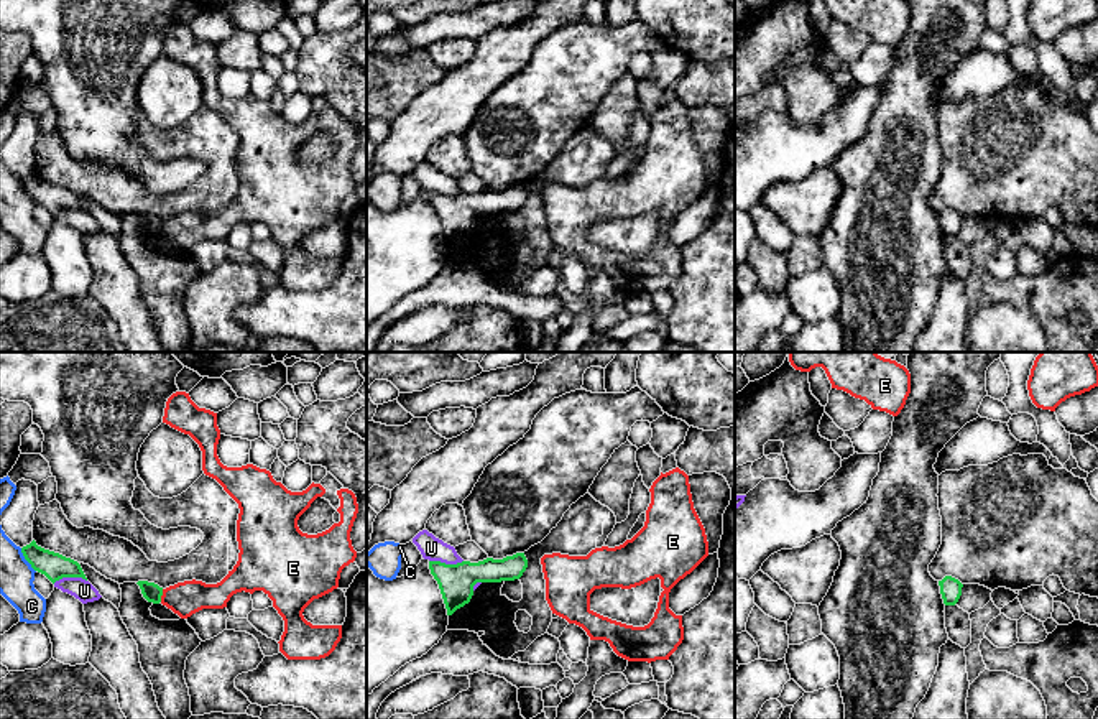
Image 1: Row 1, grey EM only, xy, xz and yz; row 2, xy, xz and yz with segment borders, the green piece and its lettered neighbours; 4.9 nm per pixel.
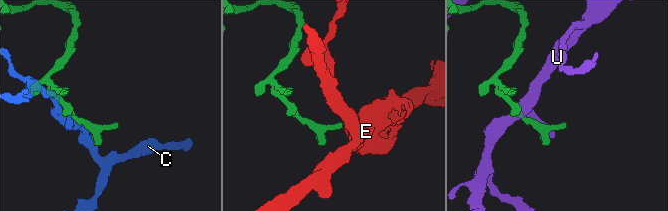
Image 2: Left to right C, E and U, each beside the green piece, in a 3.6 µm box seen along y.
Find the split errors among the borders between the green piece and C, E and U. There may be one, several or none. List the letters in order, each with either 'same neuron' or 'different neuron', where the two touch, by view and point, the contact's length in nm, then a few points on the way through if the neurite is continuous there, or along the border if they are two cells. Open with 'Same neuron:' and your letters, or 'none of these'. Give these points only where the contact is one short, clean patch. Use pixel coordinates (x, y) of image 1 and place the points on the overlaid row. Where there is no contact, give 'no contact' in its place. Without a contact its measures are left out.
Same neuron: none of these
C: different neuron | xy (25, 558) | 140 nm
E: different neuron | xy (161, 594) | 70 nm | along xy (163, 589), (160, 601)
U: different neuron | xz (444, 563) | 170 nm

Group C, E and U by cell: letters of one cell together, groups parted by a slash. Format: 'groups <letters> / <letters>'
groups C / E / U

